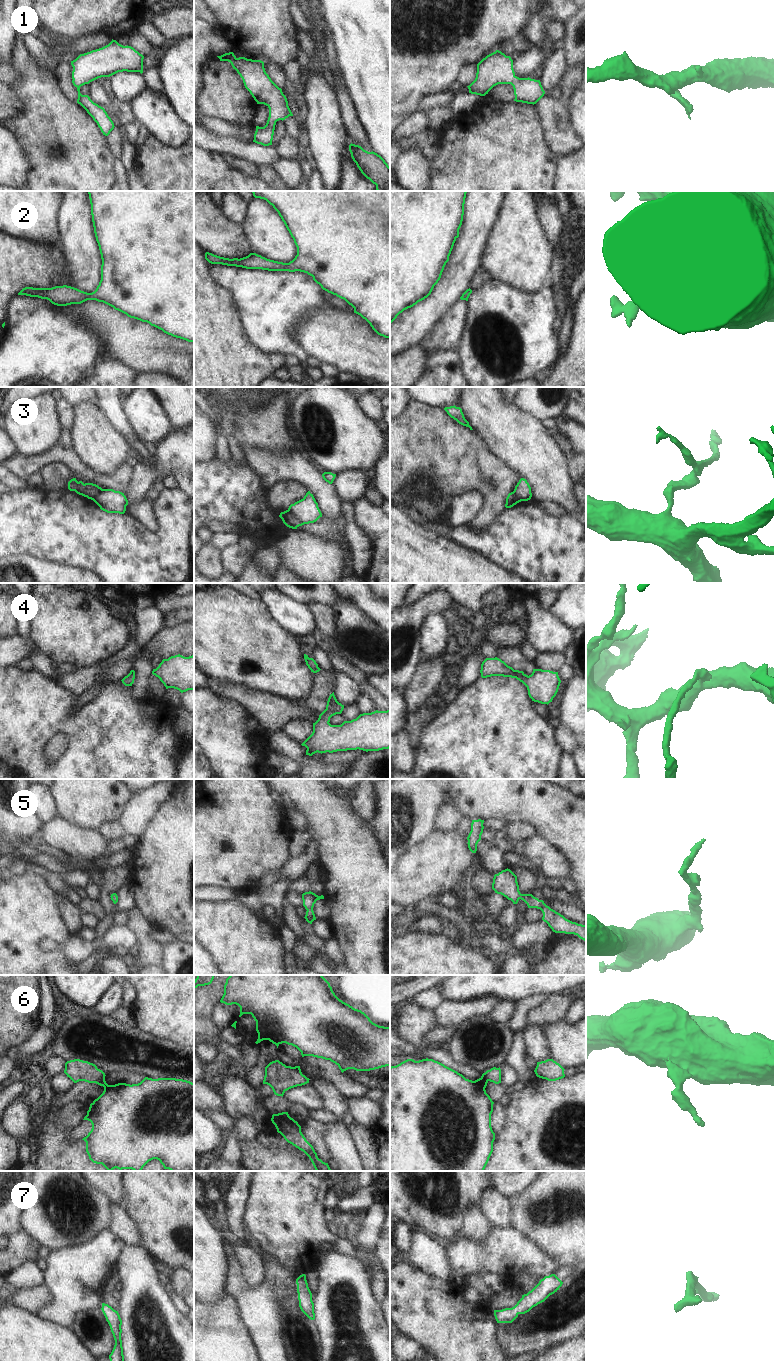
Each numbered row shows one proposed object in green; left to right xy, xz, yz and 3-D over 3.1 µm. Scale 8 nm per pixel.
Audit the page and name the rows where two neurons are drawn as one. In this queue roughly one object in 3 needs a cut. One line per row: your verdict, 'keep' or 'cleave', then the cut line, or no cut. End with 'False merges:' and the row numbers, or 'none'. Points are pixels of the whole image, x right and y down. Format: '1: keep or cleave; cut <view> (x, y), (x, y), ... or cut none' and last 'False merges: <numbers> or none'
1: keep; cut none
2: keep; cut none
3: cleave; cut xz (288, 509), (304, 523)
4: keep; cut none
5: keep; cut none
6: cleave; cut xy (104, 1077), (96, 1083)
7: keep; cut none
False merges: 3, 6

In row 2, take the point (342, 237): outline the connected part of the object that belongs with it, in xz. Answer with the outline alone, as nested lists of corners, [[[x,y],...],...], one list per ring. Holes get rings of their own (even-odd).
[[[251,191],[255,198],[266,200],[278,212],[297,247],[297,255],[289,263],[267,259],[256,253],[243,258],[224,258],[206,252],[205,259],[211,264],[236,266],[246,269],[262,269],[268,271],[300,271],[313,277],[313,280],[328,293],[344,299],[354,308],[354,313],[365,319],[380,336],[390,338],[390,191]]]

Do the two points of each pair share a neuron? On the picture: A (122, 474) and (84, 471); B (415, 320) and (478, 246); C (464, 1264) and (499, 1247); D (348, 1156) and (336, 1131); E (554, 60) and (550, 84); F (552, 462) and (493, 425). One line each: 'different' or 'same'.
A: same
B: same
C: same
D: same
E: same
F: same

